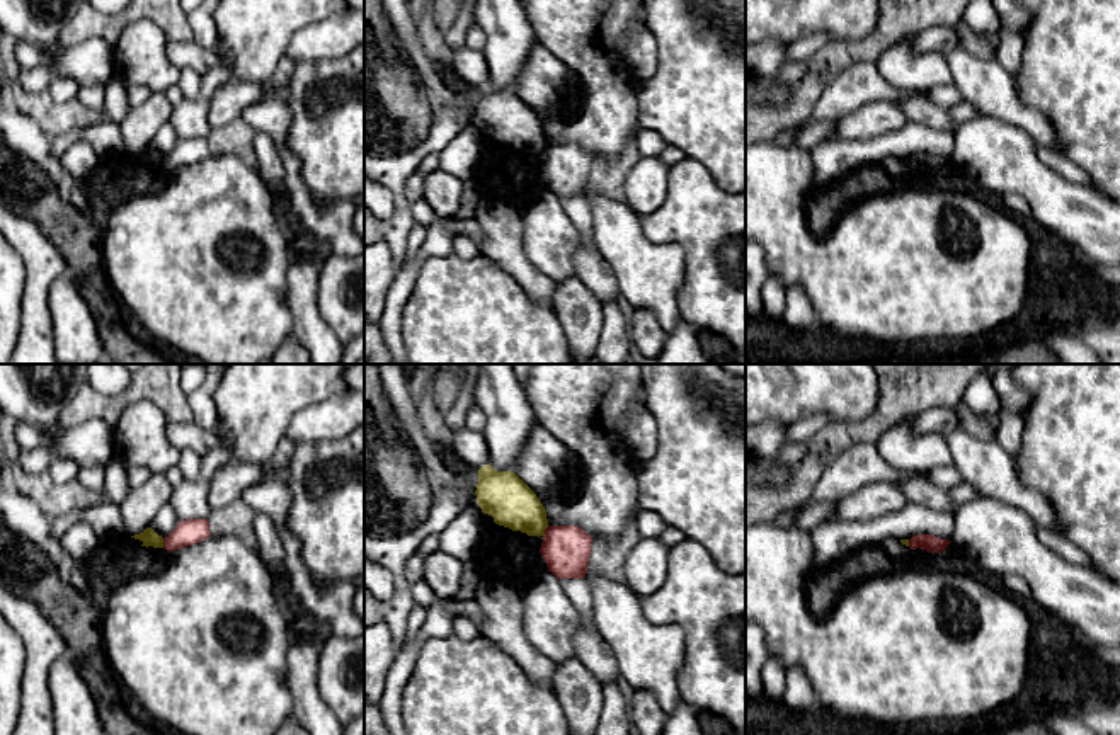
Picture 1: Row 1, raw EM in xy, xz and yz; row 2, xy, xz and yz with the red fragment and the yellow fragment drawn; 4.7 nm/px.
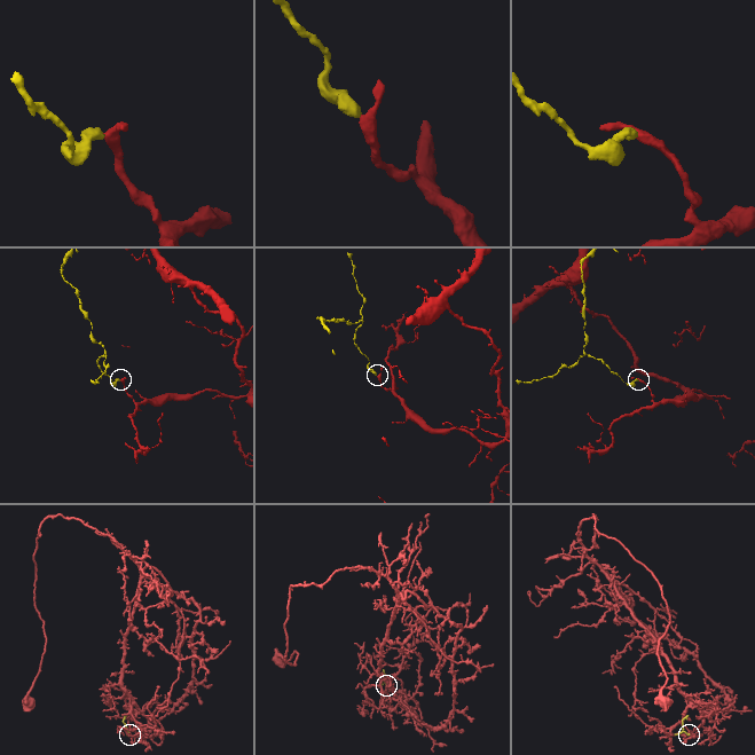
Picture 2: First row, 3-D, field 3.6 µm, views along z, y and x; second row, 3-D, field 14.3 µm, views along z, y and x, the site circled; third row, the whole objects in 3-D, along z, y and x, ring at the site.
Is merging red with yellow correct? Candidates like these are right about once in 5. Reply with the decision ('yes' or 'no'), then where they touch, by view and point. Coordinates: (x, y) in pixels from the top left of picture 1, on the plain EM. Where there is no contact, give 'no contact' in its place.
no; meets red in xy at (164, 162)

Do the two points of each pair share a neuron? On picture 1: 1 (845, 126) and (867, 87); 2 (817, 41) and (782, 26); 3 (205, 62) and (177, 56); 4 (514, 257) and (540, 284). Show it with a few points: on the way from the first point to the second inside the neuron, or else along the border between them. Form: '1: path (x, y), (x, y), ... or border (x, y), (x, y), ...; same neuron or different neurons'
1: border (891, 99), (867, 102), (840, 119); different neurons
2: border (828, 34), (802, 36), (788, 46); different neurons
3: path (198, 58), (184, 56); same neuron
4: path (518, 264), (533, 279); same neuron

